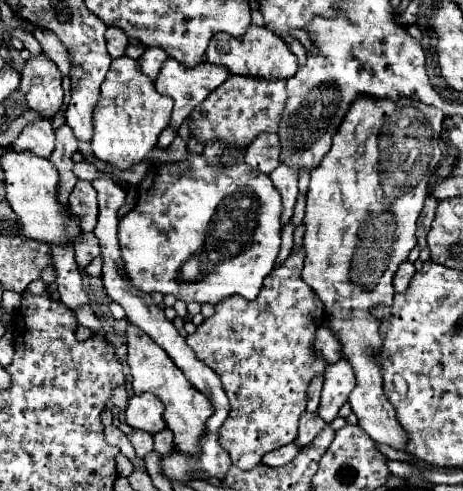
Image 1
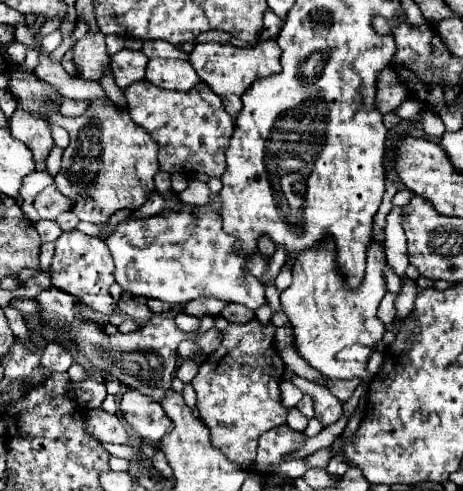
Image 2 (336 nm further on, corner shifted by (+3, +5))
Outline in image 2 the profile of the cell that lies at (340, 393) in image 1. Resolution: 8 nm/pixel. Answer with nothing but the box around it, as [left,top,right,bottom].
[290,376,342,426]

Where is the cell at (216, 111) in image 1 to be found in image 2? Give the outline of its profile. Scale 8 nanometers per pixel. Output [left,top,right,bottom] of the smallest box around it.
[124,82,234,178]

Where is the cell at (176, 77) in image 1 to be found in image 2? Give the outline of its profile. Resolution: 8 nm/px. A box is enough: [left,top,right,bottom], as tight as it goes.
[146,58,200,90]

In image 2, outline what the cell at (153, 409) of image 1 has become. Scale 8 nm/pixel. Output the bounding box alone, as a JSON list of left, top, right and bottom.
[120,388,174,440]

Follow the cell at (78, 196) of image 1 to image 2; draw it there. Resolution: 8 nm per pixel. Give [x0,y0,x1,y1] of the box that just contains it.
[34,186,70,220]

